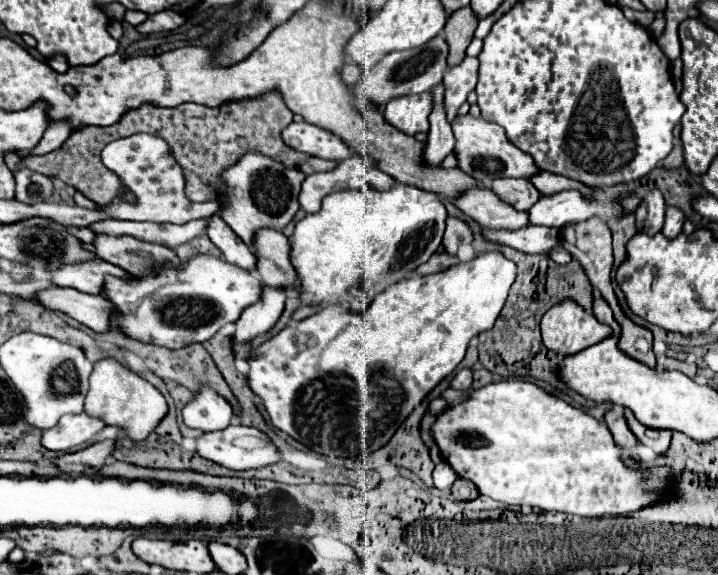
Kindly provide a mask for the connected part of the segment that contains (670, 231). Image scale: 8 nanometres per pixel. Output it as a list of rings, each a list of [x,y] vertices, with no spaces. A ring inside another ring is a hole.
[[[669,206],[667,208],[667,218],[665,218],[665,226],[663,226],[663,234],[667,238],[677,238],[681,232],[683,232],[683,222],[685,222],[685,216],[679,208],[675,206]]]

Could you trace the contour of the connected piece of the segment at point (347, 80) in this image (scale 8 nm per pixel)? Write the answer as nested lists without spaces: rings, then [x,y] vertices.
[[[345,64],[341,68],[341,80],[343,84],[347,84],[349,88],[353,88],[353,84],[357,84],[357,78],[361,76],[361,68],[357,68],[357,64]]]

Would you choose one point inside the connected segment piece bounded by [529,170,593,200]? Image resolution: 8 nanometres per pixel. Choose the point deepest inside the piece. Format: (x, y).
(547, 183)

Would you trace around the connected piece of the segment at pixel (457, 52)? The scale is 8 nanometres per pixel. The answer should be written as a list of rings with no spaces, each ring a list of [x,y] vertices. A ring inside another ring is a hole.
[[[469,6],[461,8],[461,12],[455,12],[453,16],[449,16],[449,20],[443,28],[447,46],[449,46],[449,56],[447,56],[449,68],[463,62],[465,50],[473,38],[475,28],[477,28],[477,18],[473,16],[473,10]]]

